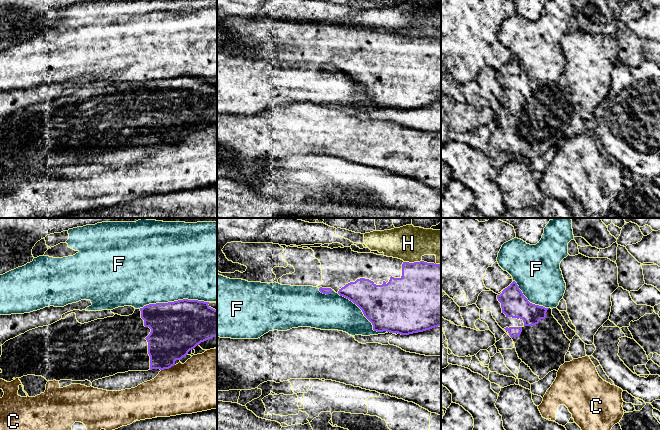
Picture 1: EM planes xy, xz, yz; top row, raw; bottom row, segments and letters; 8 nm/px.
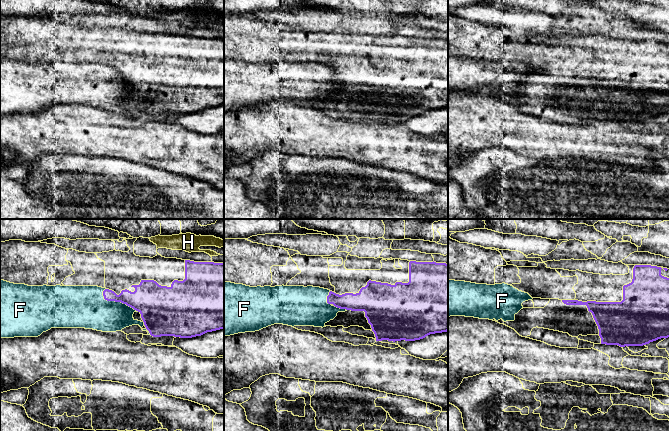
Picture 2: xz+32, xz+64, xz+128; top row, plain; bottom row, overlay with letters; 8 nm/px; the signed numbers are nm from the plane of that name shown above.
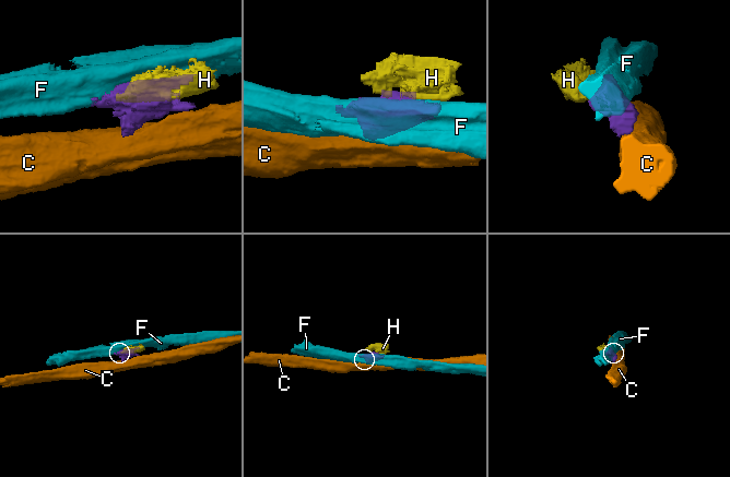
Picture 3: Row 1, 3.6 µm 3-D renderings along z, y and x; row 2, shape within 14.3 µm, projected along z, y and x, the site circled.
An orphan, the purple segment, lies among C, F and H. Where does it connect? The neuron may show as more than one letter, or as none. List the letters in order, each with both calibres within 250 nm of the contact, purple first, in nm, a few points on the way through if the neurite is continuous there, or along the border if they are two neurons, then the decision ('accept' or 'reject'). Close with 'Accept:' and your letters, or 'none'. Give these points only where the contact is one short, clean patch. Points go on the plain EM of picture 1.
C: calibres 360 and 400 nm; border xy (174, 140), (161, 146); reject
F: calibres 420 and 500 nm; reject
H: calibres 460 and 280 nm; reject
Accept: none

